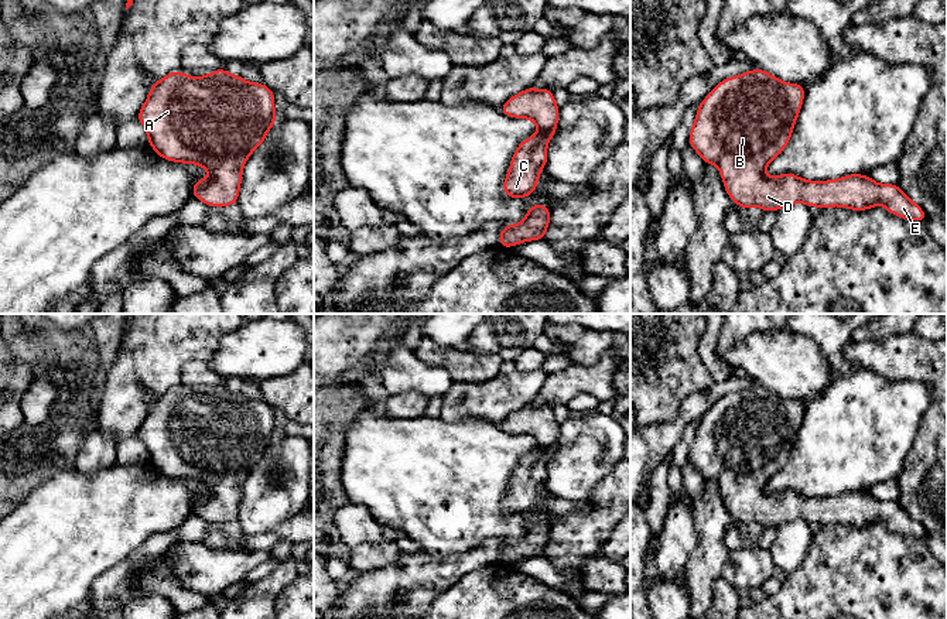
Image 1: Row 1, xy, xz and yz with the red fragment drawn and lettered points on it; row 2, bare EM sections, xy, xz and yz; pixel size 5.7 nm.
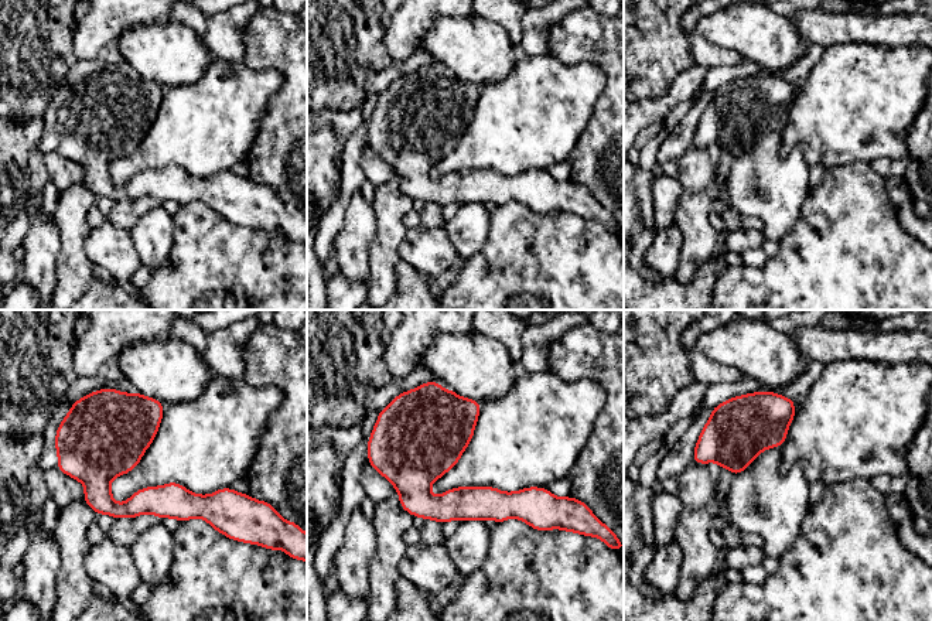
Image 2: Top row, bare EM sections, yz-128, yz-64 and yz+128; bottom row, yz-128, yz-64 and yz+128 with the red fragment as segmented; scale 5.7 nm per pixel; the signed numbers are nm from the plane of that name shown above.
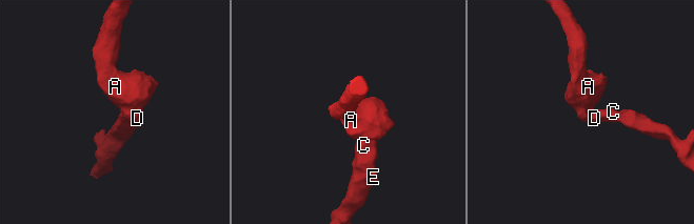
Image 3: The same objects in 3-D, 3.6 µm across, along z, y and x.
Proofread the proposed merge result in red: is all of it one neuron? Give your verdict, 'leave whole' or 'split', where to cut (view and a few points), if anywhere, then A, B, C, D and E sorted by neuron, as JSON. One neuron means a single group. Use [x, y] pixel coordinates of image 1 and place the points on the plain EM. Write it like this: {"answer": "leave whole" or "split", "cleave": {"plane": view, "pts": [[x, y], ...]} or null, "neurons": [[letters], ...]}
{"answer": "leave whole", "cleave": null, "neurons": [["A", "B", "C", "D", "E"]]}

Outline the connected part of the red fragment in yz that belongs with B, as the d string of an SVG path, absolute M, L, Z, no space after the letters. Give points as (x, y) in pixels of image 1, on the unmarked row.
M756 384L721 397L700 418L688 461L705 481L715 481L724 496L728 513L738 524L759 523L763 529L779 527L797 519L808 524L842 523L866 527L883 521L892 531L907 537L924 538L924 527L916 521L899 502L876 500L869 492L851 490L830 497L808 497L786 489L767 493L765 485L789 459L800 430L806 404L782 399L766 387Z

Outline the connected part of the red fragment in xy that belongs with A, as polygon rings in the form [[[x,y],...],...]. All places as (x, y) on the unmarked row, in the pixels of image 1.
[[[226,386],[199,394],[172,387],[151,401],[137,435],[161,475],[196,481],[211,489],[209,495],[195,497],[192,513],[209,523],[223,524],[237,519],[243,482],[276,440],[274,411],[261,399],[247,399]]]

